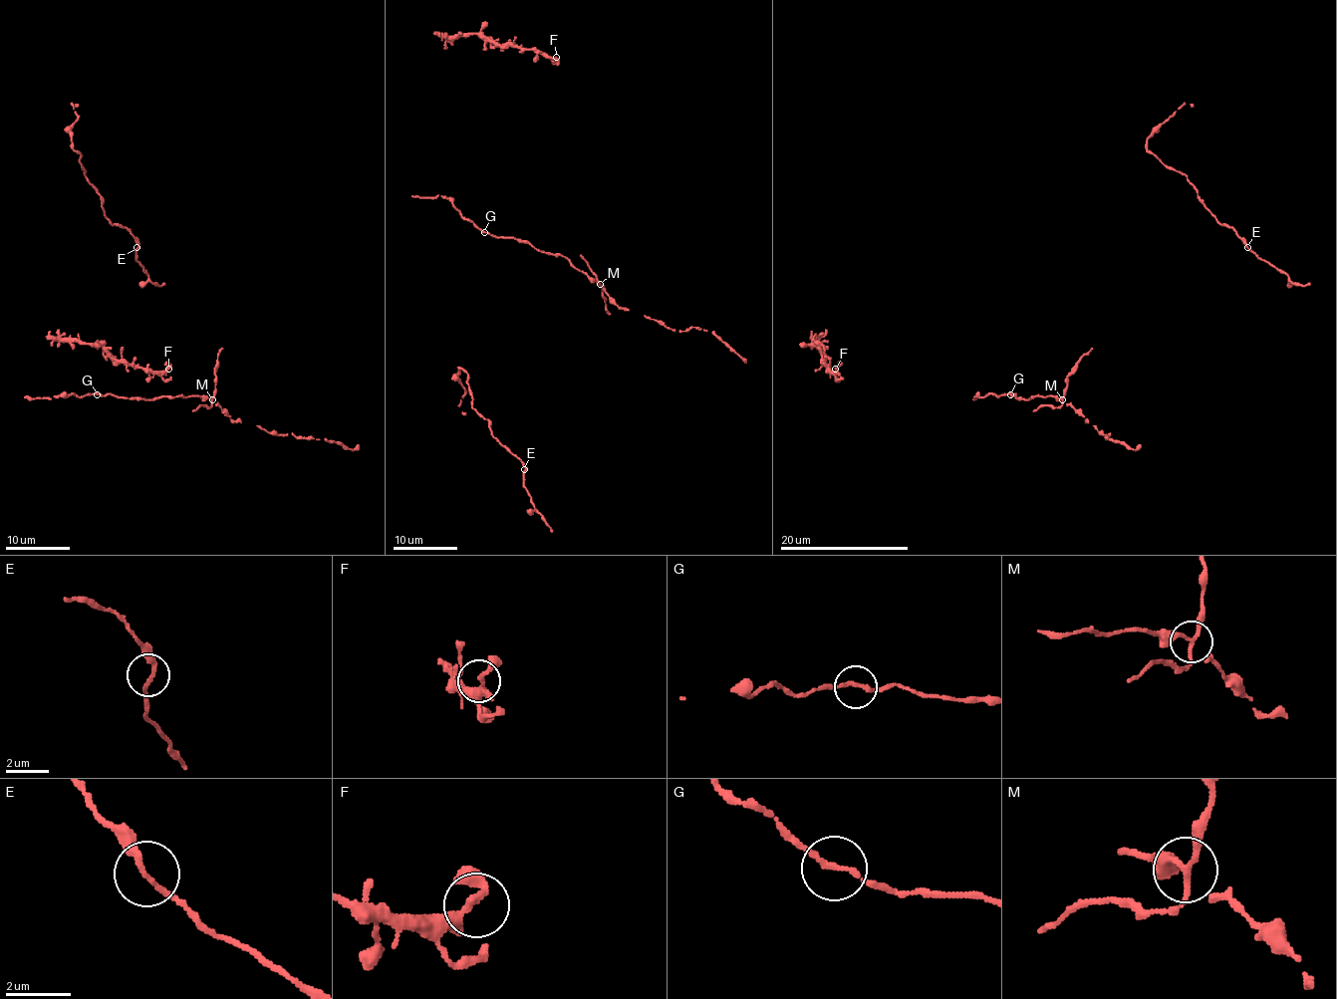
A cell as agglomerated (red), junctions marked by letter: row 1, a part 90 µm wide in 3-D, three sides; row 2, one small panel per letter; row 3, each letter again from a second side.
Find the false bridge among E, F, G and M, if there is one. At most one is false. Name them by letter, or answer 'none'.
M

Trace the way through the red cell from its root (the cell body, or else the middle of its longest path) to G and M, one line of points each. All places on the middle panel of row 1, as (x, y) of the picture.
G: (603, 295), (603, 288), (566, 258), (542, 253), (515, 238), (492, 237), (484, 232)
M: (603, 295), (600, 283)

